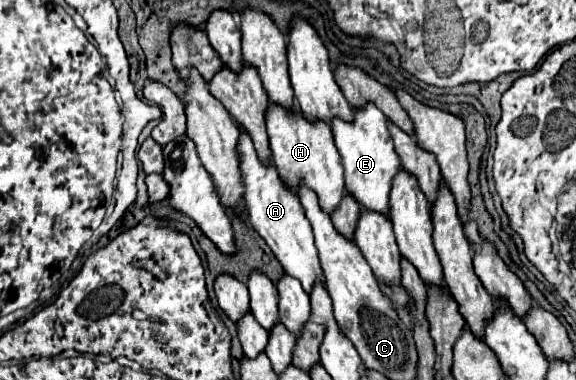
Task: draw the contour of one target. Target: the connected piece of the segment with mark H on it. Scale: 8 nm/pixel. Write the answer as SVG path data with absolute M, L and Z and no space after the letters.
M268 103L266 127L270 135L270 151L280 175L284 175L284 181L292 189L296 189L298 183L304 181L312 191L318 193L320 207L326 213L334 211L340 203L340 195L344 193L344 169L332 139L330 125L320 123L320 119L310 121L302 111L288 109L278 103Z

